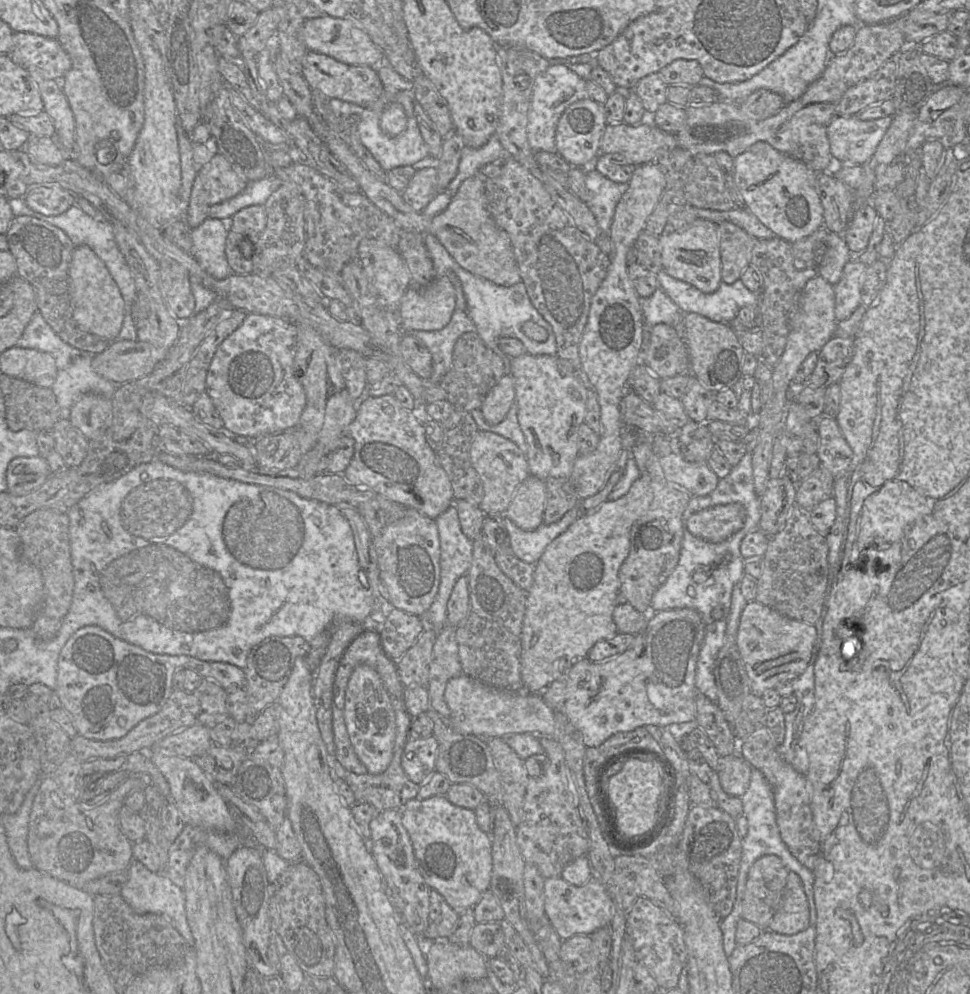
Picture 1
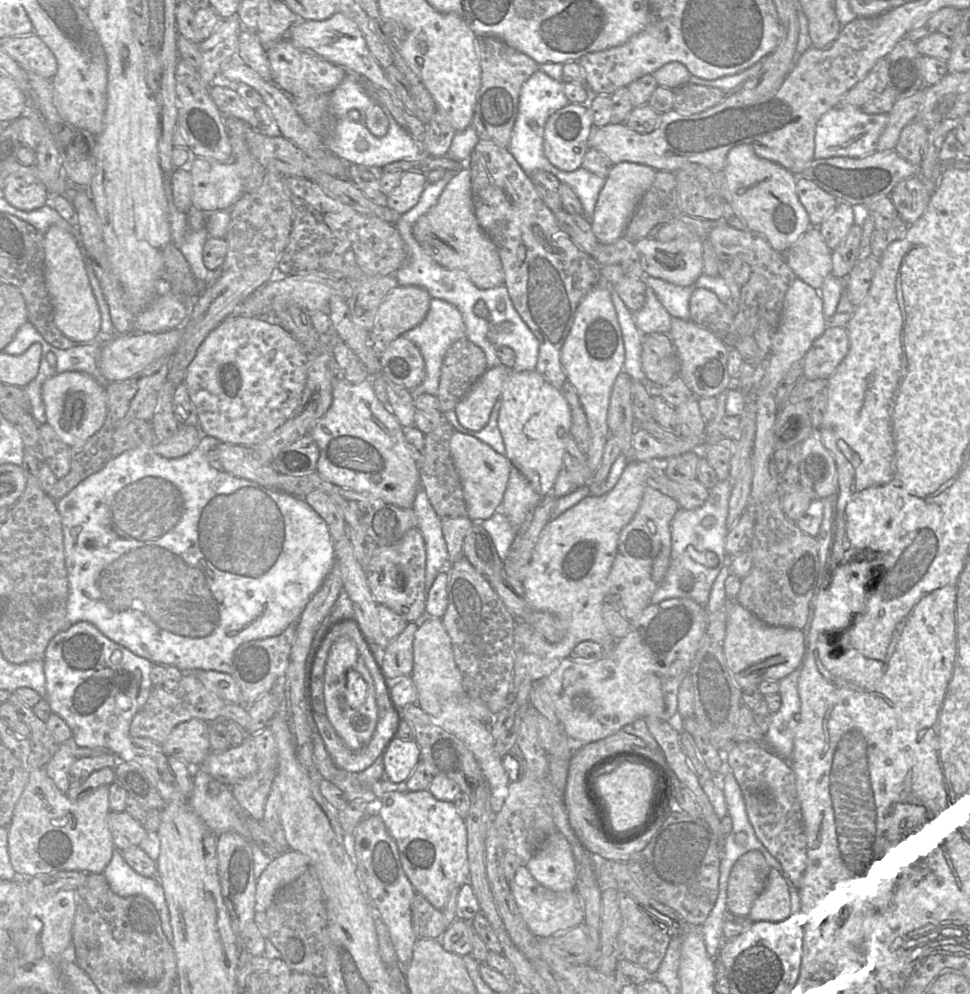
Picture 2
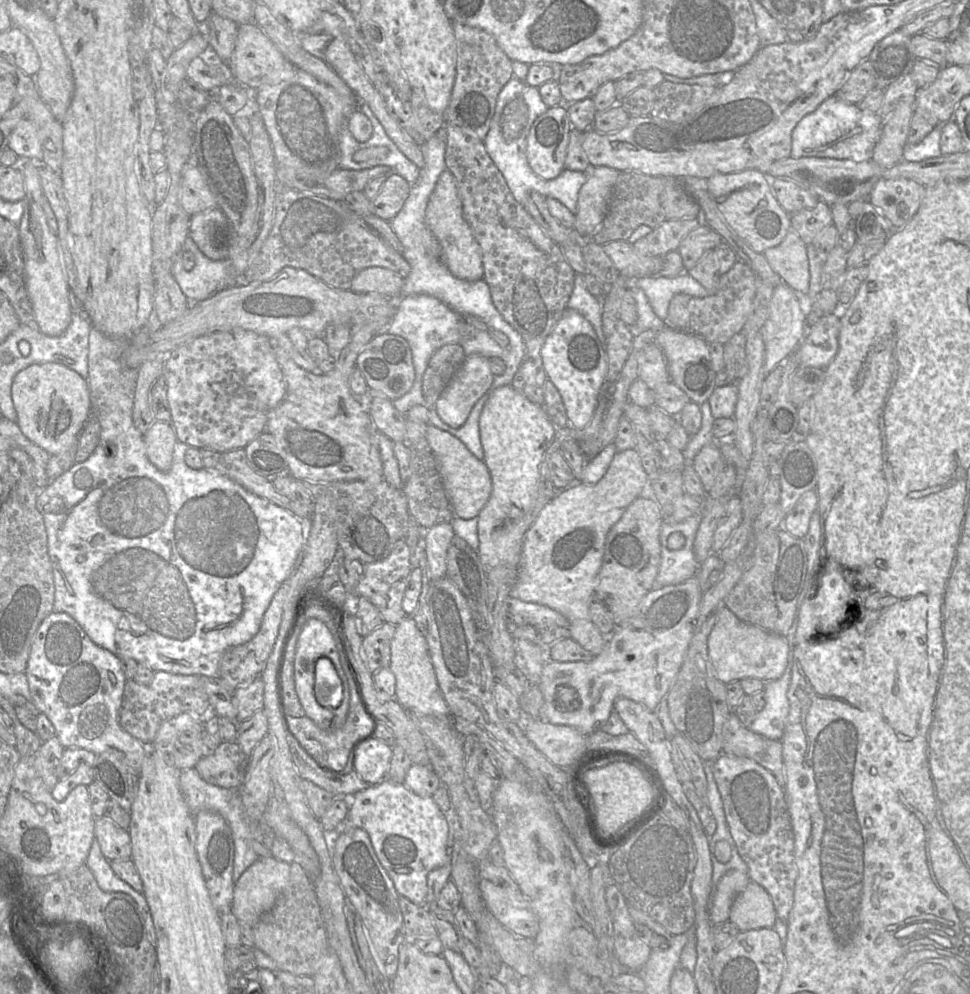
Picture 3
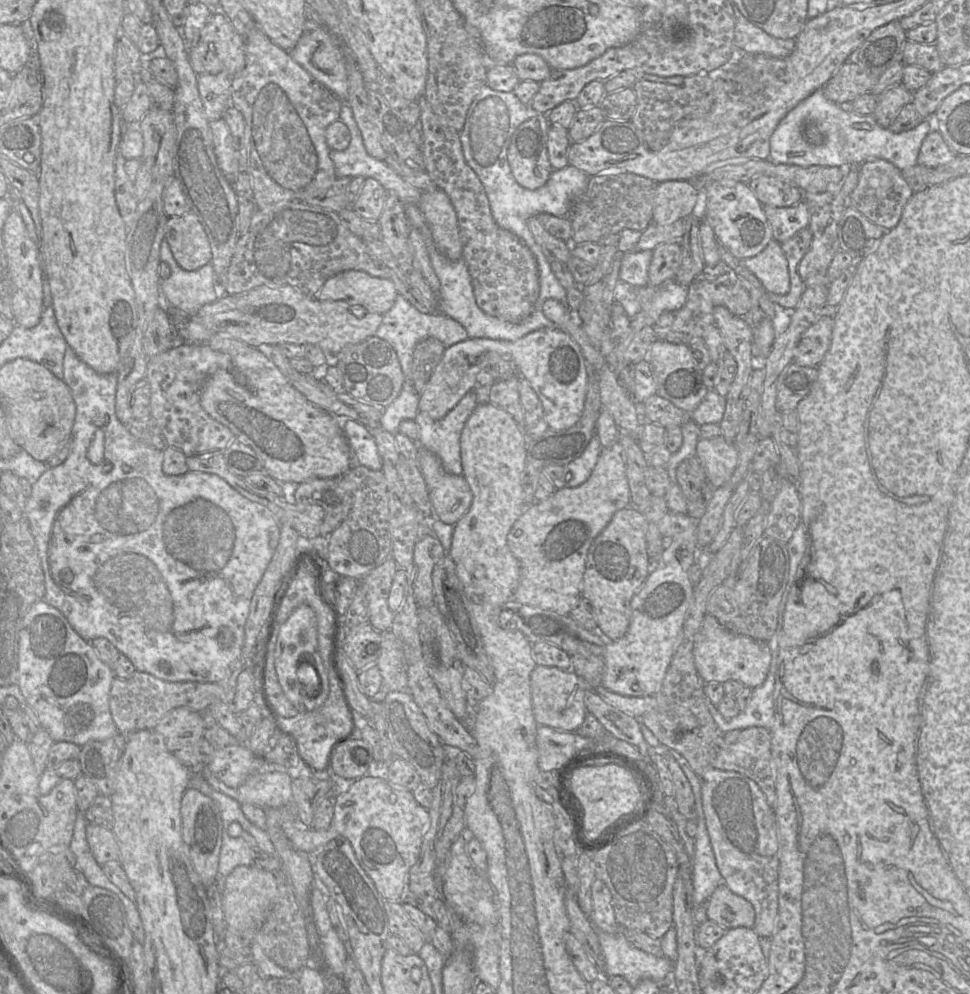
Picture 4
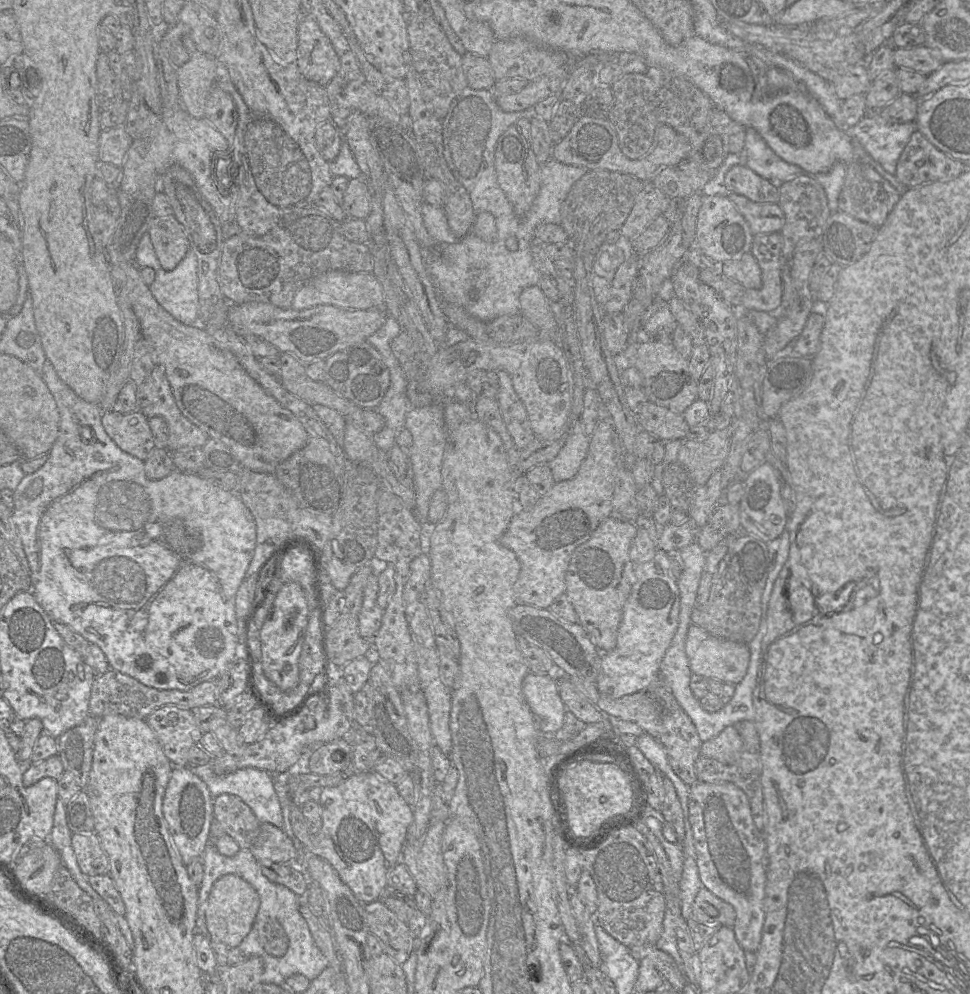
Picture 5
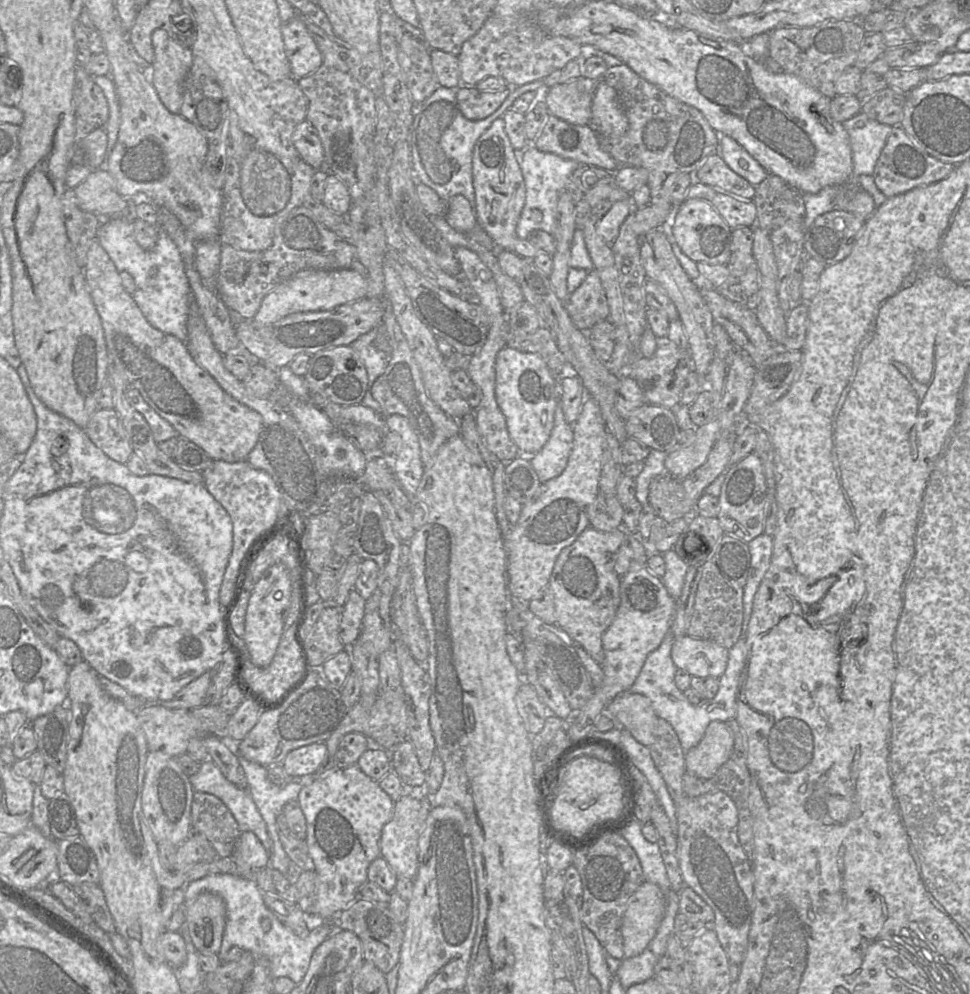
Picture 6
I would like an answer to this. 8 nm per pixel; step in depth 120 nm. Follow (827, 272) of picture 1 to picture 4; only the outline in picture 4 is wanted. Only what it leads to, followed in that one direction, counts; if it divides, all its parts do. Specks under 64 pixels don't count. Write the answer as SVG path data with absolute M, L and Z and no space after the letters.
M773 239L759 254L742 261L759 279L766 292L786 294L789 291L791 282L788 261L780 242Z

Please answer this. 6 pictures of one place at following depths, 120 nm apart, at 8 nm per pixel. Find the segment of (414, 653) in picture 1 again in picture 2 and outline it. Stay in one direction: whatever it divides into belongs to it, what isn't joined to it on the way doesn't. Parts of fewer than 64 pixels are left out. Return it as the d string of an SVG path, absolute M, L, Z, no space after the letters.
M416 622L408 623L383 651L375 653L374 657L387 680L395 681L411 675L414 664L413 639L417 628Z

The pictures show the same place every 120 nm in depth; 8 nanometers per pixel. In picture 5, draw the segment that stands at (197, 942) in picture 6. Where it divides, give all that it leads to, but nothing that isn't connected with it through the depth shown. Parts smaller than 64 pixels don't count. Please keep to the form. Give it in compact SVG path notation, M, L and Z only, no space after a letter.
M226 874L212 886L205 910L205 922L211 942L221 942L230 948L237 947L251 931L259 910L260 900L255 889L241 877Z

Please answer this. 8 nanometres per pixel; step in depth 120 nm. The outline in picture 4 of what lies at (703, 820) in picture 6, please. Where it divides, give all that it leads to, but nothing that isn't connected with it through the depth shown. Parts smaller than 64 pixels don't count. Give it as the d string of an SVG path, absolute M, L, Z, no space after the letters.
M711 767L700 777L704 818L710 844L723 884L730 891L748 900L755 910L753 930L762 938L772 938L778 915L779 839L774 809L768 804L764 793L756 782L734 771Z

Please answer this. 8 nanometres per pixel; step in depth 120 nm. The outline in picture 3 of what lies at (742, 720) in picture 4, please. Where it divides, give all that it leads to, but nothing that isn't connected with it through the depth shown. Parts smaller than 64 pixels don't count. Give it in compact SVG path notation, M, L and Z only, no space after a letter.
M790 662L782 677L766 683L763 690L765 705L748 726L751 731L768 739L781 741L790 710L787 698L789 684Z

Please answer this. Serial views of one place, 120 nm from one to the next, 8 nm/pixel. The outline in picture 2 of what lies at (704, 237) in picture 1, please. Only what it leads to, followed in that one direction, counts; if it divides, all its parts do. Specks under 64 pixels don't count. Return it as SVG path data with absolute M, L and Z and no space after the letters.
M654 238L634 242L641 256L644 276L663 279L679 286L692 286L703 274L704 239L680 238L669 242L660 242Z

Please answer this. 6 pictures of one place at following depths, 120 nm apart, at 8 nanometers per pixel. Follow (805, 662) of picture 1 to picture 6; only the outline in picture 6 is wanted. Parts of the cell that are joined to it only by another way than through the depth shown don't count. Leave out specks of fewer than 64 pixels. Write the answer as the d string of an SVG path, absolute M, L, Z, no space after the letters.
M688 635L675 638L671 649L675 666L696 677L720 678L726 670L728 657L729 649Z

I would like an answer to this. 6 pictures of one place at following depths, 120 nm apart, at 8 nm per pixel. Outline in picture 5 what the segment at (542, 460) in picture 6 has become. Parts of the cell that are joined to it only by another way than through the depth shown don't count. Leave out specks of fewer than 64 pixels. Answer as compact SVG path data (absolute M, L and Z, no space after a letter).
M568 432L558 455L546 465L552 472L556 482L572 479L579 471L580 465L587 455L590 437L585 432Z

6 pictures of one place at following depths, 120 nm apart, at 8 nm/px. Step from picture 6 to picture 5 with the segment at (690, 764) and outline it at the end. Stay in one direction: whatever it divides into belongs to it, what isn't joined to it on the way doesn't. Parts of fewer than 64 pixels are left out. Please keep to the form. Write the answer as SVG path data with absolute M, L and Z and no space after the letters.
M734 726L724 728L716 737L703 742L700 757L710 758L723 764L732 764L737 759L743 742Z

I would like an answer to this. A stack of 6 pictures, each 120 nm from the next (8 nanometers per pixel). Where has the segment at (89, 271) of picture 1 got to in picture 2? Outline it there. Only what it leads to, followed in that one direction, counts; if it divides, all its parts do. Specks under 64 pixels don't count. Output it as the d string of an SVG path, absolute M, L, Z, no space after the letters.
M57 226L44 232L45 282L54 308L54 323L75 343L88 343L101 337L101 314L84 261L85 251L76 238Z

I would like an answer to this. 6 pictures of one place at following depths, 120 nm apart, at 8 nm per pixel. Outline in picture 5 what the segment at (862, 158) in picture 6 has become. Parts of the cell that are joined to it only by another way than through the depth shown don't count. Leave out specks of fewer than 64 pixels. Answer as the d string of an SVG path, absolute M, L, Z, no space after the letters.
M864 117L855 126L847 130L853 141L856 141L864 151L877 163L885 172L895 174L897 162L904 148L909 142L911 135L917 131L915 123L887 124L880 117Z

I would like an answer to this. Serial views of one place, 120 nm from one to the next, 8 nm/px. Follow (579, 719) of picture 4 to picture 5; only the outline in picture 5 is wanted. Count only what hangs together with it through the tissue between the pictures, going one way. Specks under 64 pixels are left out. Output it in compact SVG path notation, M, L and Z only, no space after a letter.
M528 673L522 691L541 734L554 734L564 723L567 709L559 695L557 681L548 674Z

